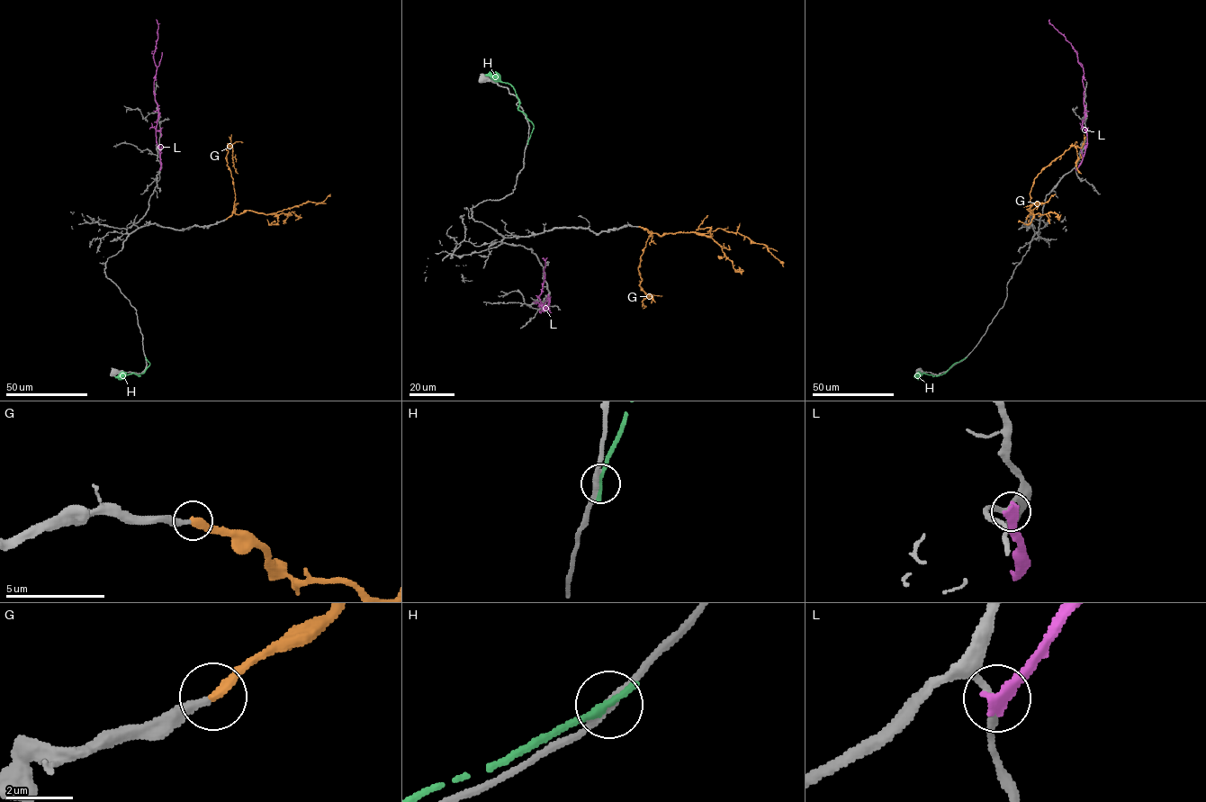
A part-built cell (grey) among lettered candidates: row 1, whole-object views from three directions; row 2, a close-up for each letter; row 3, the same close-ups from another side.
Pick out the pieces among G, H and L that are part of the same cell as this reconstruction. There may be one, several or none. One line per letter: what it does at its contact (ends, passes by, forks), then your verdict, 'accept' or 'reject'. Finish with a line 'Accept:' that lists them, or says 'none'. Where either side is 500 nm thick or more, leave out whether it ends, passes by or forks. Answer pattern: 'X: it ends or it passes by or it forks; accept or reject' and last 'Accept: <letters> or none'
G: it ends; accept
H: it ends; reject
L: it ends; reject
Accept: G

